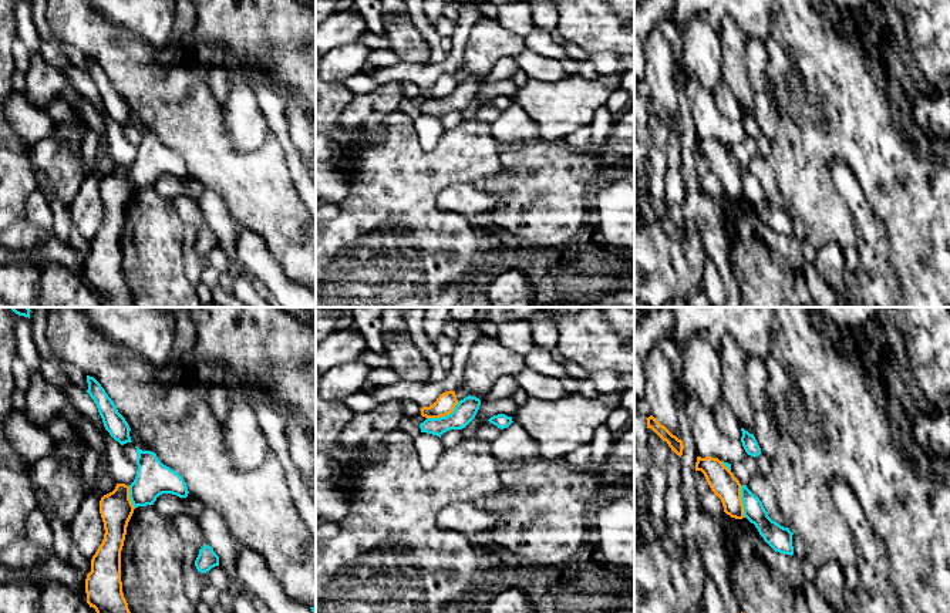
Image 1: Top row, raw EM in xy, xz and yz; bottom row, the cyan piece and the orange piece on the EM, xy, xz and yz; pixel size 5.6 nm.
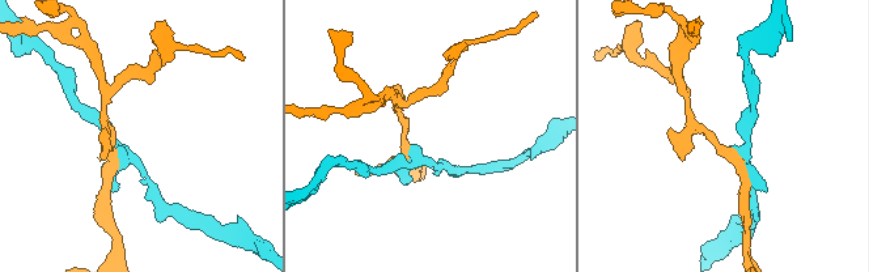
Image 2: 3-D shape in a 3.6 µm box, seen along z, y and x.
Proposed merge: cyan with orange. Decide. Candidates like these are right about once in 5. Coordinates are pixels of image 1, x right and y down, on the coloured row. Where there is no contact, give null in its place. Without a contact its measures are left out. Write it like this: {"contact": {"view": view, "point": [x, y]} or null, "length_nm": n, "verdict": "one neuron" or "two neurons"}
{"contact": {"view": "xz", "point": [445, 416]}, "length_nm": 200, "verdict": "two neurons"}

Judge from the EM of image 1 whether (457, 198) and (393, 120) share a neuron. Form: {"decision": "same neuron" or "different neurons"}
{"decision": "different neurons"}

